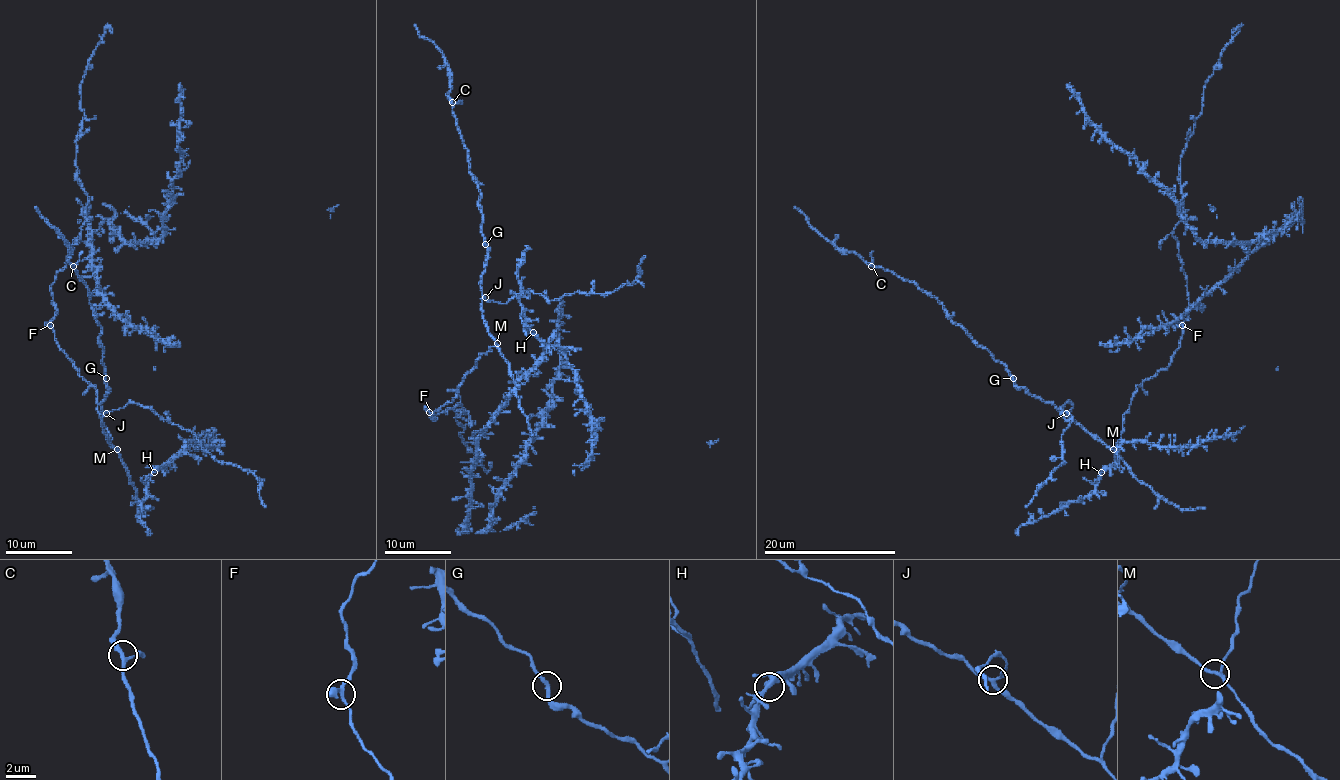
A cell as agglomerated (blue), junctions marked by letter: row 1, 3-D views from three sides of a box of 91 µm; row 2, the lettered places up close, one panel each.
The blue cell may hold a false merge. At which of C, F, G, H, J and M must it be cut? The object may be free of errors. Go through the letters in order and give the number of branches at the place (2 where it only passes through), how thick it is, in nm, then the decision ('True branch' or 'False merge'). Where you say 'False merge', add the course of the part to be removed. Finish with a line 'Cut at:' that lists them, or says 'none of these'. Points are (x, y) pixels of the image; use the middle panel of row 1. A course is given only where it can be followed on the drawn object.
C: Branches: 3. Thickness 240 nm. True branch
F: Branches: 3. Thickness 240 nm. True branch
G: Branches: 2. Thickness 260 nm. True branch
H: Branches: 3. Thickness 280 nm. True branch
J: Branches: 3. Thickness 200 nm. True branch
M: Branches: 3. Thickness 240 nm. True branch
Cut at: none of these

